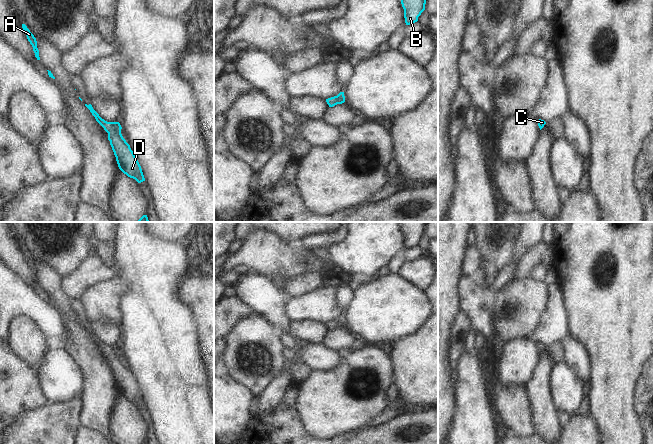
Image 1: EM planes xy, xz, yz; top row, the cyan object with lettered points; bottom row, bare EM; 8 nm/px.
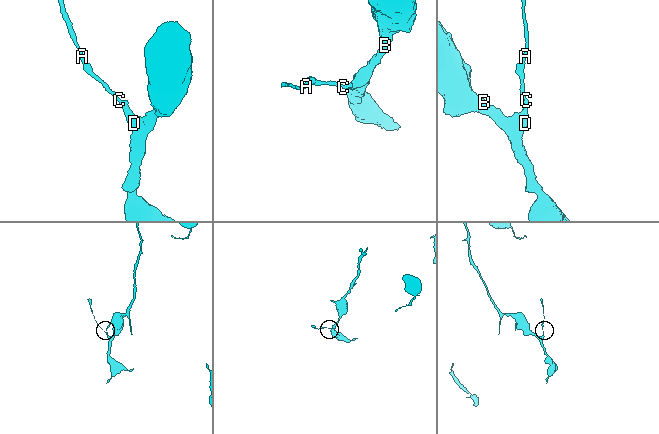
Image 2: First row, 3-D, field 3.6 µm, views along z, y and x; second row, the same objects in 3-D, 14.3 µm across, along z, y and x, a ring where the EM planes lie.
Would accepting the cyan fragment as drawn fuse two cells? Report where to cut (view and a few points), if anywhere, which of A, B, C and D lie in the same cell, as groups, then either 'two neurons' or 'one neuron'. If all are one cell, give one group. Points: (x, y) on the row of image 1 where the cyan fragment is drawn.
cut none; groups A B C D; one neuron

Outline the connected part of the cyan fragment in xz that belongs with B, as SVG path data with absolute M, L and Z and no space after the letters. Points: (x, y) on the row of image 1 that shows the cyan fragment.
M401 0L404 9L404 18L406 25L418 21L418 17L425 10L426 0Z

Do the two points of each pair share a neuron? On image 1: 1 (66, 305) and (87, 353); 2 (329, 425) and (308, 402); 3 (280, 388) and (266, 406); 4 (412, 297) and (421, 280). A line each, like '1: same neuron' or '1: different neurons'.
1: same neuron
2: same neuron
3: same neuron
4: different neurons

